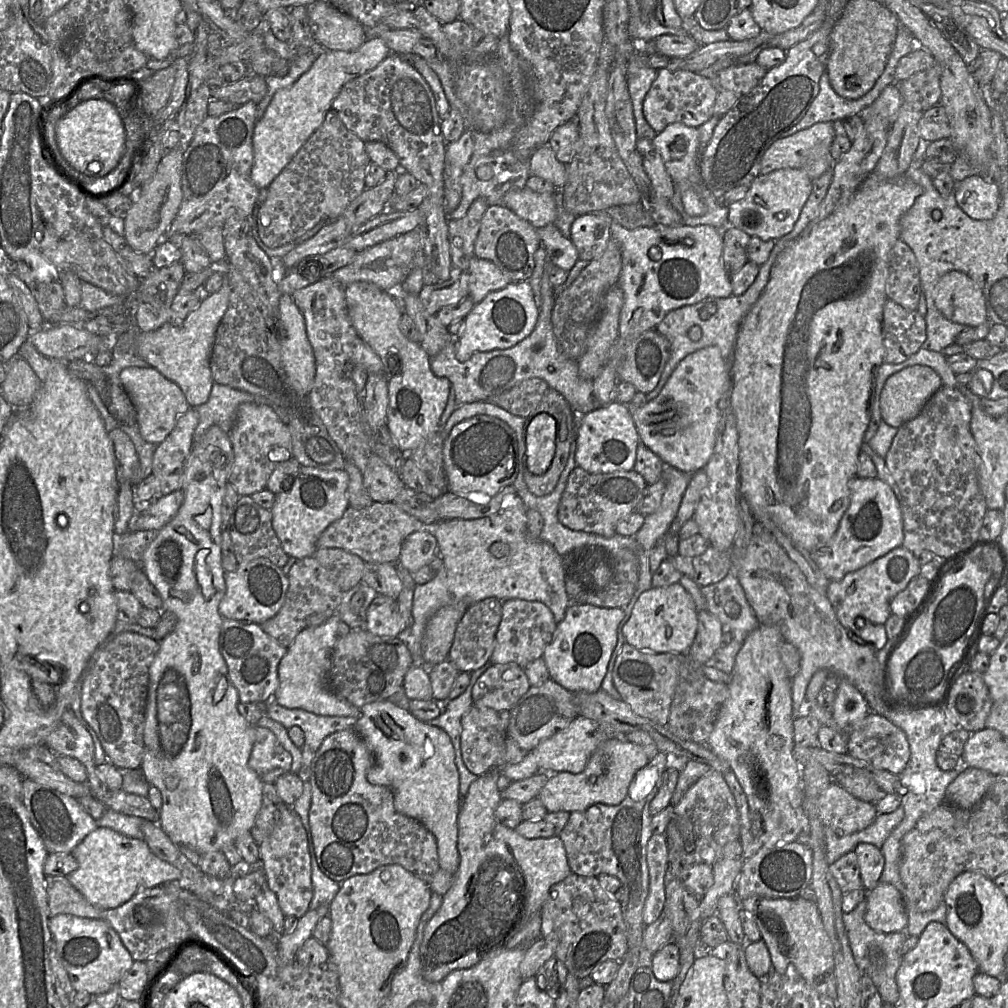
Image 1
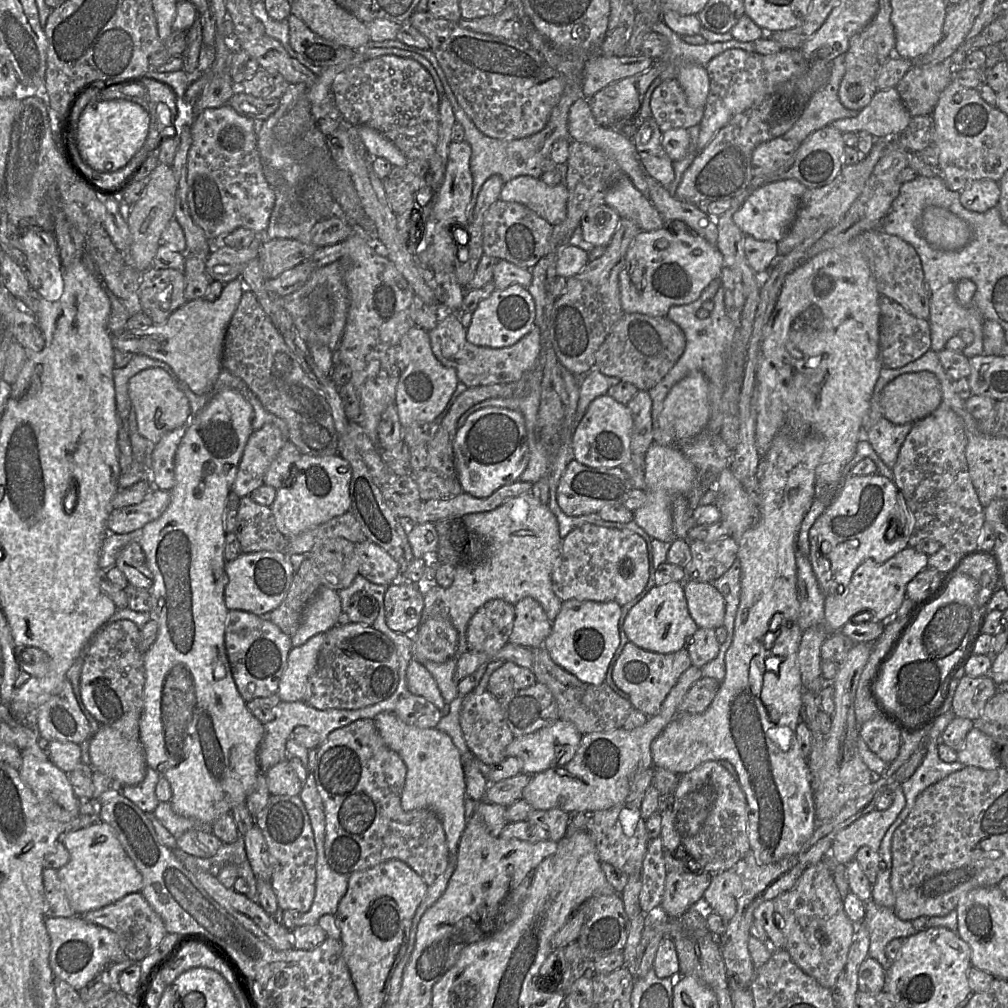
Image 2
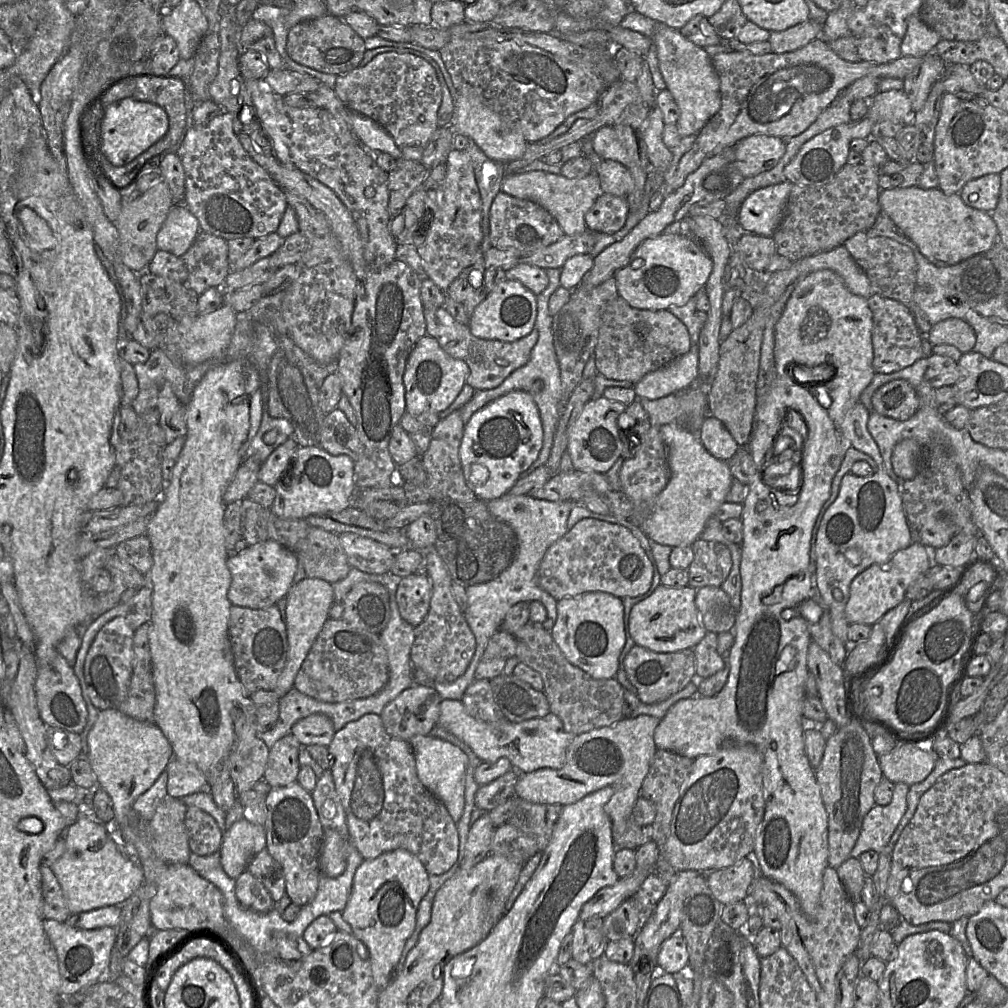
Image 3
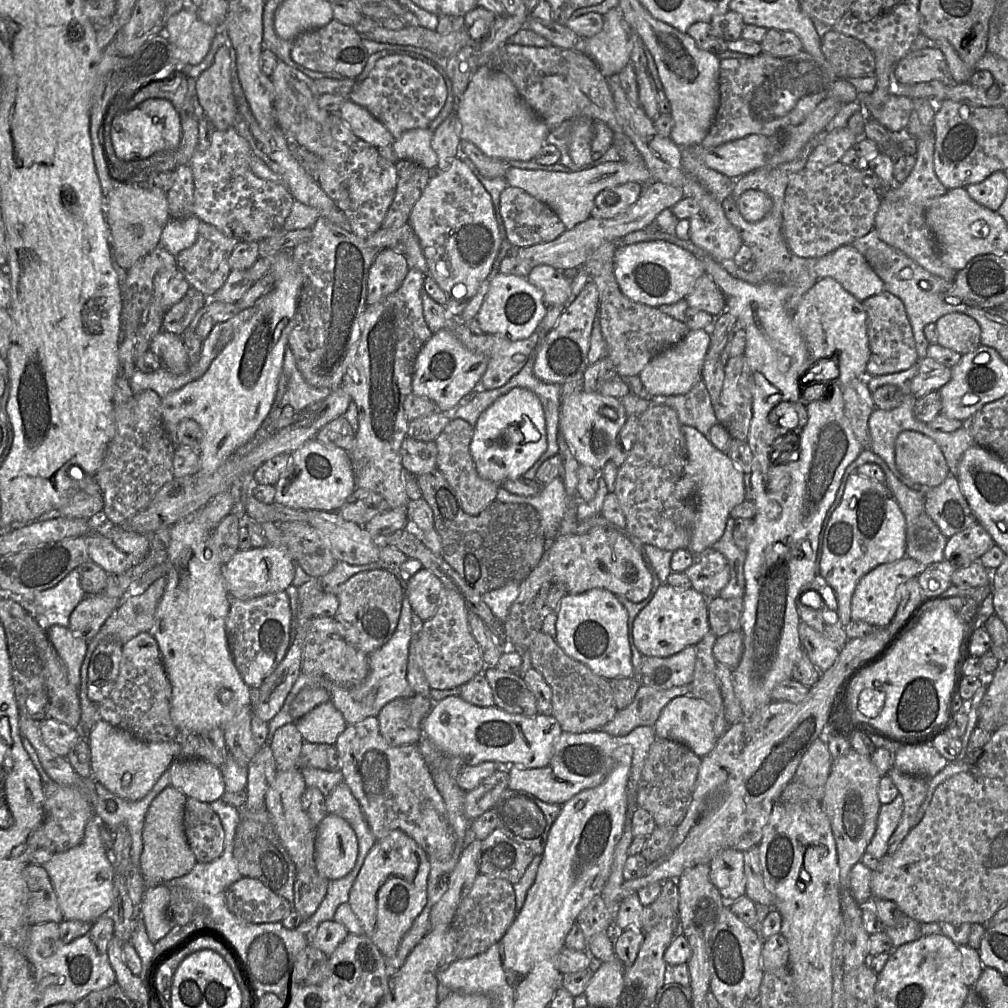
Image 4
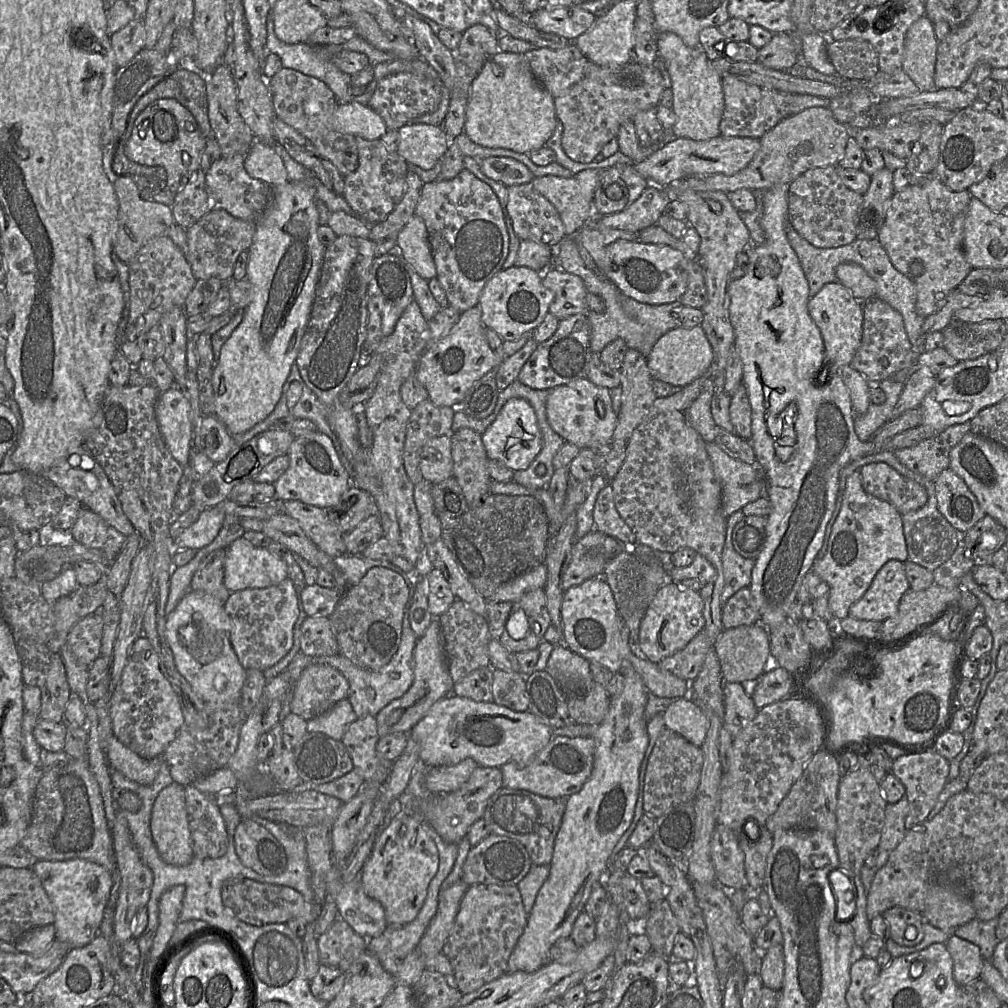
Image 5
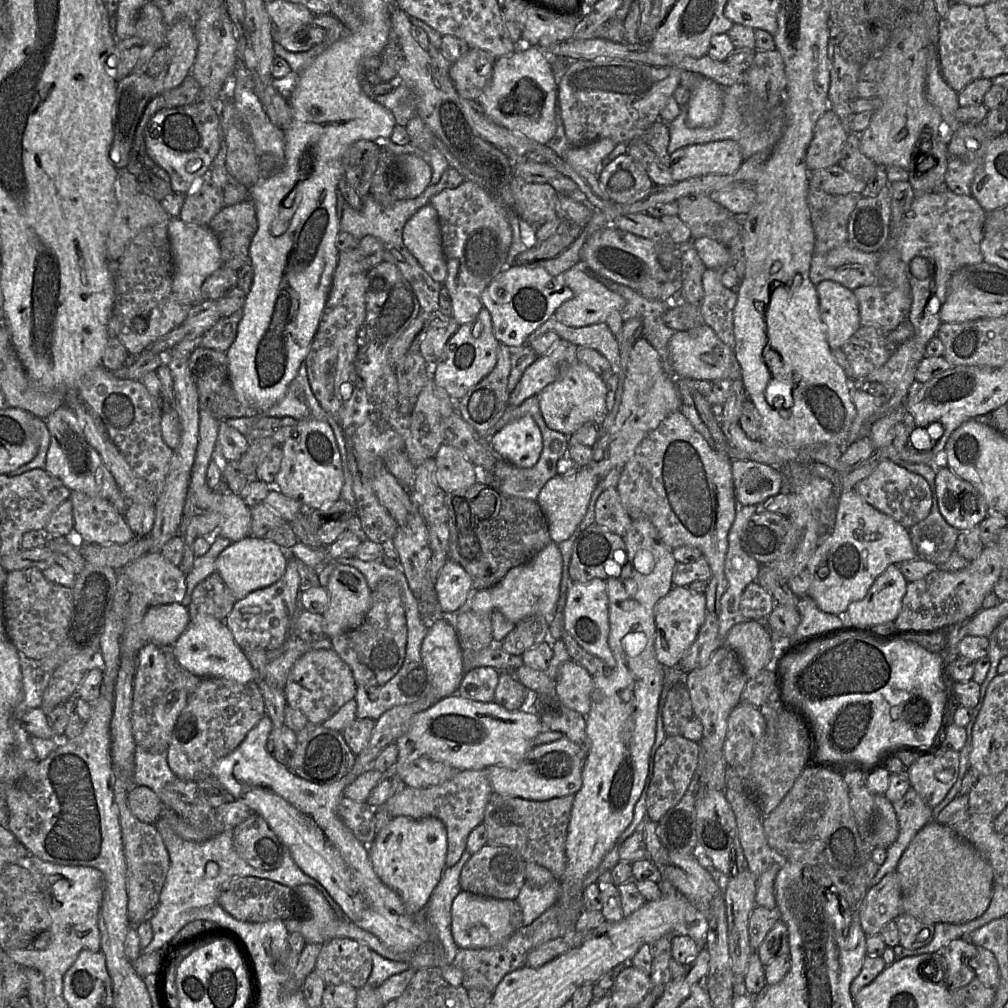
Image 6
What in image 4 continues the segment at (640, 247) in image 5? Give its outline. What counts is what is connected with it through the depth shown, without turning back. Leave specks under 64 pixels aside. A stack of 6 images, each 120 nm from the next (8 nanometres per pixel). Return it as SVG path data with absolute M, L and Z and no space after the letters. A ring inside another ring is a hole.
M666 241L619 245L614 253L614 274L621 292L637 303L655 308L685 299L704 273L704 265L694 255Z

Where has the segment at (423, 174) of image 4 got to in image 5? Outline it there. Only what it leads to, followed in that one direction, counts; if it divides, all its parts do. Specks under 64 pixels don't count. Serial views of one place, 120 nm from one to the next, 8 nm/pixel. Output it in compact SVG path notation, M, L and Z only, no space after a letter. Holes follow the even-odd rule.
M410 167L402 200L385 220L371 226L368 239L375 243L378 256L395 252L400 231L415 215L423 185L422 180Z

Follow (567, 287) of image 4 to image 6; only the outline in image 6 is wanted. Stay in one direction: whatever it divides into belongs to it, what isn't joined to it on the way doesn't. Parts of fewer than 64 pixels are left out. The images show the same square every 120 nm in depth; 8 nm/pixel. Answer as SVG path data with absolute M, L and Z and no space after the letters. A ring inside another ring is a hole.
M579 261L572 269L556 276L561 284L572 290L573 297L560 305L553 317L570 327L605 323L612 311L620 312L626 304L625 299L620 294L611 291L597 279L584 272L587 267L588 265L585 262Z

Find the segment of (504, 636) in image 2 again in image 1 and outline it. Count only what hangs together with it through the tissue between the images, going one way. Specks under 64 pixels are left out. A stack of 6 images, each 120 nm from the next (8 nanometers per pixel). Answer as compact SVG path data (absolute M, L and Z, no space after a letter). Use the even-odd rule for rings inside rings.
M488 597L467 607L457 624L447 659L460 672L471 673L489 661L502 617L502 602L497 598Z

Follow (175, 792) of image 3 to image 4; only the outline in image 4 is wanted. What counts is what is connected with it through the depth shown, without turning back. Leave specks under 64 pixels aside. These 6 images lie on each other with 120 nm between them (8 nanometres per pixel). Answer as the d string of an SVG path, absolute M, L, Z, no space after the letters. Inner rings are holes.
M201 758L177 759L168 768L171 785L201 802L222 799L225 781L220 767Z

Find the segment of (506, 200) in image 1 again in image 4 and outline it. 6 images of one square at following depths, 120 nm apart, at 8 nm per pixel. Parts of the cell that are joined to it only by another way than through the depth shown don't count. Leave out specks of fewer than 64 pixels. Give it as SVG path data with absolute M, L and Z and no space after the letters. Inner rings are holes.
M624 161L607 162L587 170L567 173L524 170L509 166L504 178L508 186L520 188L551 207L563 222L566 230L573 229L591 216L595 198L604 189L628 182L649 184L653 180L645 163Z

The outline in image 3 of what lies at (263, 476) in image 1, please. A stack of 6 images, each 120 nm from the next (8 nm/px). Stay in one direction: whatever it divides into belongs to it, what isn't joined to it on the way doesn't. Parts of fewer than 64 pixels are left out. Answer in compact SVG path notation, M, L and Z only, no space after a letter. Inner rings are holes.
M256 457L244 458L223 494L225 506L233 502L241 502L248 497L249 491L259 482L258 474L261 465L262 463Z

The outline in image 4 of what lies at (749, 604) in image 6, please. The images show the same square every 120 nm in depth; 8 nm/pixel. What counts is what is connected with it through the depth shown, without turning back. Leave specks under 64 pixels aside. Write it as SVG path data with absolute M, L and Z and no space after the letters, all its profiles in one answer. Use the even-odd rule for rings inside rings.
M743 598L708 599L708 622L710 630L718 637L729 632L741 631L741 616L744 608Z

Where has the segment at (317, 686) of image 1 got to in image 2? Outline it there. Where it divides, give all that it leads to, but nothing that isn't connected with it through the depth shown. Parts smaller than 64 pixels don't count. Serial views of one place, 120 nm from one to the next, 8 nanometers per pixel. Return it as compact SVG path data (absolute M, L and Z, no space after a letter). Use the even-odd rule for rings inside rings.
M320 633L305 644L291 648L277 691L281 702L303 701L308 679L315 668L324 641L325 633Z

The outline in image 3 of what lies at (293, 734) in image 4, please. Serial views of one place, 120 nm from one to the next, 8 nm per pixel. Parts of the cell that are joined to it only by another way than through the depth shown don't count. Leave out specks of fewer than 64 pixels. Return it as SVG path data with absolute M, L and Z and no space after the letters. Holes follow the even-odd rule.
M289 733L269 749L267 766L262 779L270 788L285 787L297 781L301 748L302 745L297 738Z

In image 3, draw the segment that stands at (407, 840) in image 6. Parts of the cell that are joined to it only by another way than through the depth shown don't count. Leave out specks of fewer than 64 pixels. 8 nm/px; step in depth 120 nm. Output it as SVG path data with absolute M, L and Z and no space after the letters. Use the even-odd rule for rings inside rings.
M404 849L365 859L356 869L342 917L351 926L352 934L367 947L372 976L379 991L397 972L404 945L415 928L419 903L428 889L429 874L425 867L415 855Z

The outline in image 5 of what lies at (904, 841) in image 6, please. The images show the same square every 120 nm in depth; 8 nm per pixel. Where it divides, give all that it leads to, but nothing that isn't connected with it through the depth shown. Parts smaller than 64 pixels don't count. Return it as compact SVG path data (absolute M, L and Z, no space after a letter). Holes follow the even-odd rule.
M906 795L896 803L887 803L882 835L876 848L878 857L874 869L878 870L886 864L891 852L905 837L907 832L905 828L905 818L908 813L909 803Z

